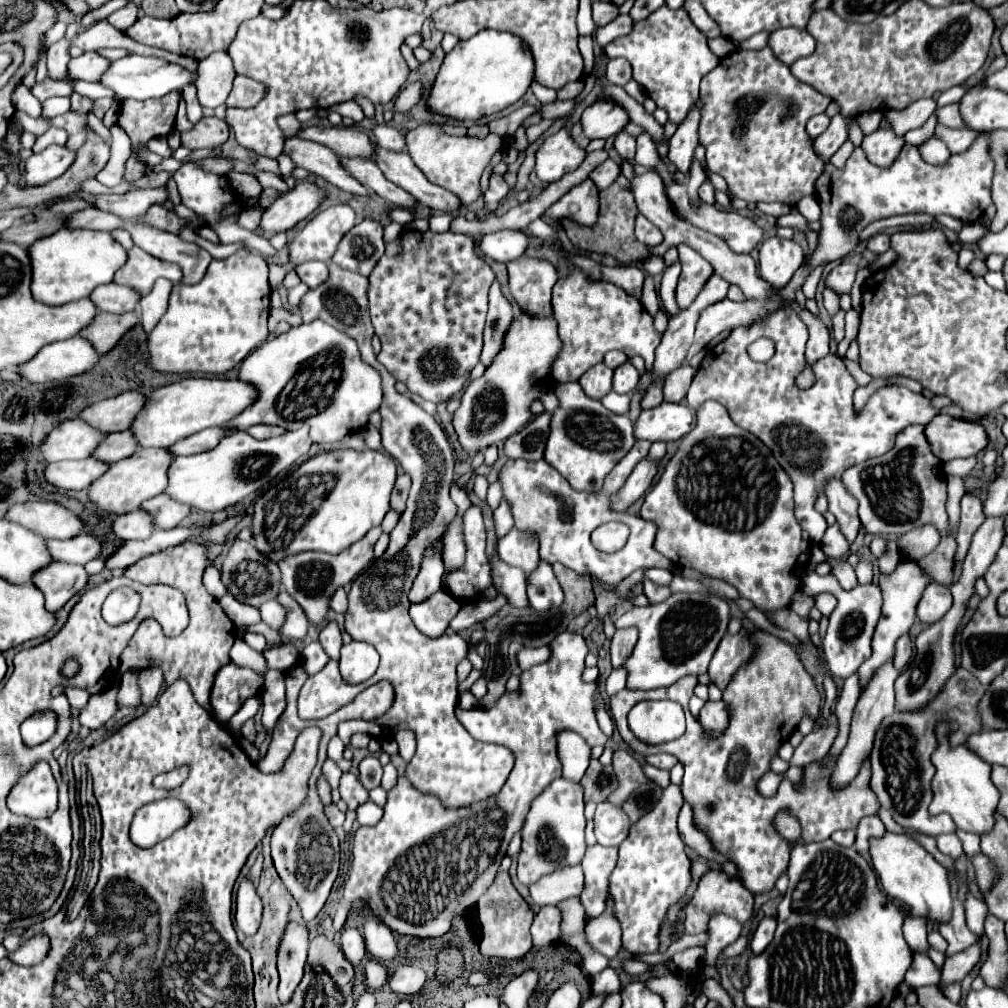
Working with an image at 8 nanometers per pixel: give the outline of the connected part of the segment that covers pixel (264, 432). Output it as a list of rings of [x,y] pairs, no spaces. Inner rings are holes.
[[[253,425],[251,429],[247,429],[247,433],[255,439],[267,439],[267,437],[275,437],[275,435],[281,435],[285,433],[283,429],[275,427],[275,425]]]

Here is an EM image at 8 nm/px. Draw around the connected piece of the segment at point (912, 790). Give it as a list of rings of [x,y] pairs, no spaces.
[[[957,669],[955,675],[947,681],[947,685],[941,689],[941,693],[921,711],[915,713],[893,713],[891,717],[883,719],[875,745],[871,751],[871,779],[869,787],[877,795],[879,803],[891,811],[893,819],[905,827],[913,829],[921,835],[943,835],[955,831],[955,823],[949,815],[931,815],[929,803],[933,799],[931,791],[931,779],[935,773],[935,767],[931,763],[931,753],[937,747],[935,739],[935,725],[939,721],[955,721],[959,729],[951,733],[951,745],[965,743],[969,735],[983,729],[983,723],[979,721],[979,697],[983,697],[985,689],[983,685],[965,669]]]

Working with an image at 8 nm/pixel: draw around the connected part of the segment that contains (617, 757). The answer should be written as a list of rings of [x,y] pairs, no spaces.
[[[617,749],[615,755],[613,755],[613,767],[615,767],[615,773],[619,777],[619,789],[615,793],[609,795],[607,801],[615,803],[615,805],[621,805],[623,799],[635,791],[639,785],[643,783],[649,783],[647,775],[643,773],[643,765],[625,749]]]

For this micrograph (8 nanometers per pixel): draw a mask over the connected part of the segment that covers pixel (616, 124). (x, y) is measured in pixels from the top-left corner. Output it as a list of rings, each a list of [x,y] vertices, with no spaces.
[[[597,99],[581,115],[583,133],[589,139],[607,139],[623,131],[629,123],[629,113],[625,107],[617,105],[611,99]]]

